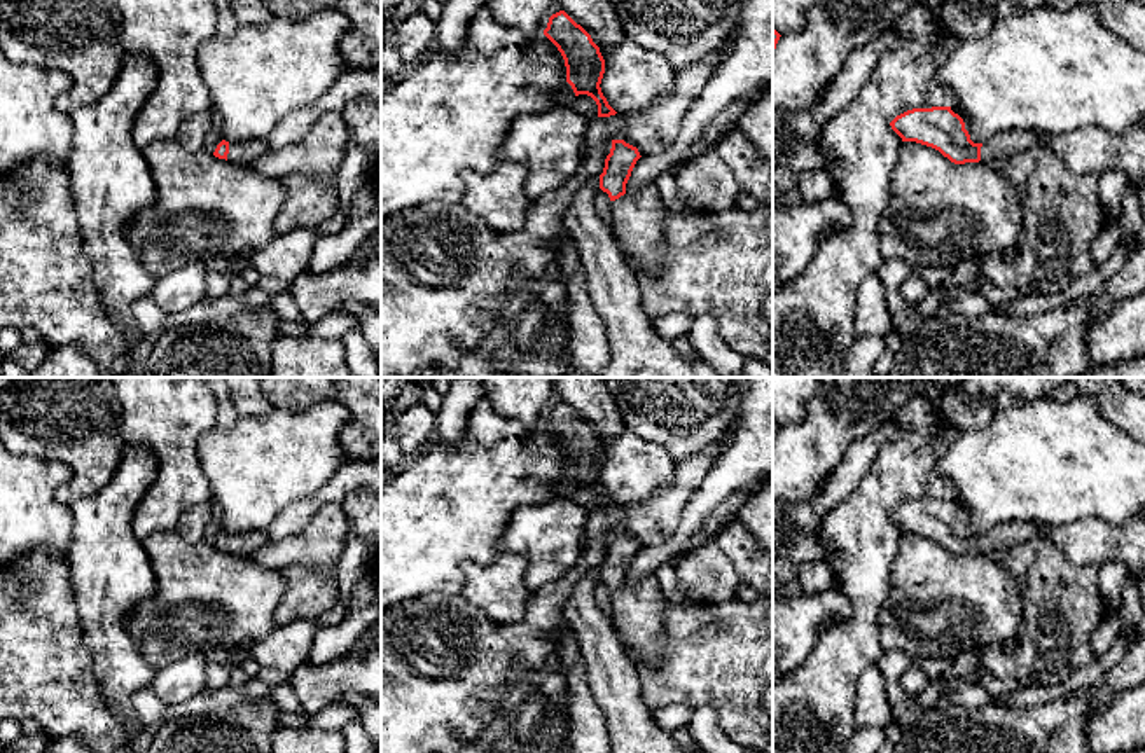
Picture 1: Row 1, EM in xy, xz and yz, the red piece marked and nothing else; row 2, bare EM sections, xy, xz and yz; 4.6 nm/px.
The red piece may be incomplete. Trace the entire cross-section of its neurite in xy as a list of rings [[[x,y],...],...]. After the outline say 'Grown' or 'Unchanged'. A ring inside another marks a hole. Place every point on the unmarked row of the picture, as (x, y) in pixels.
[[[222,531],[217,536],[213,547],[219,550],[231,552],[231,554],[248,554],[259,549],[260,545],[264,545],[266,540],[267,536],[262,531],[252,531],[245,535],[229,535]]]. Grown

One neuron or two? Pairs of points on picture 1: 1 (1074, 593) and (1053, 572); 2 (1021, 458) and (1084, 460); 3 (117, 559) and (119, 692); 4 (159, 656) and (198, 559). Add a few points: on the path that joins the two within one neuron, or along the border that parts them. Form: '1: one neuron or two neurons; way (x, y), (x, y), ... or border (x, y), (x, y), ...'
1: one neuron; way (1067, 593), (1053, 579)
2: one neuron; way (1037, 462), (1068, 462)
3: one neuron; way (116, 593), (117, 659)
4: one neuron; way (170, 631), (198, 603), (198, 584)

